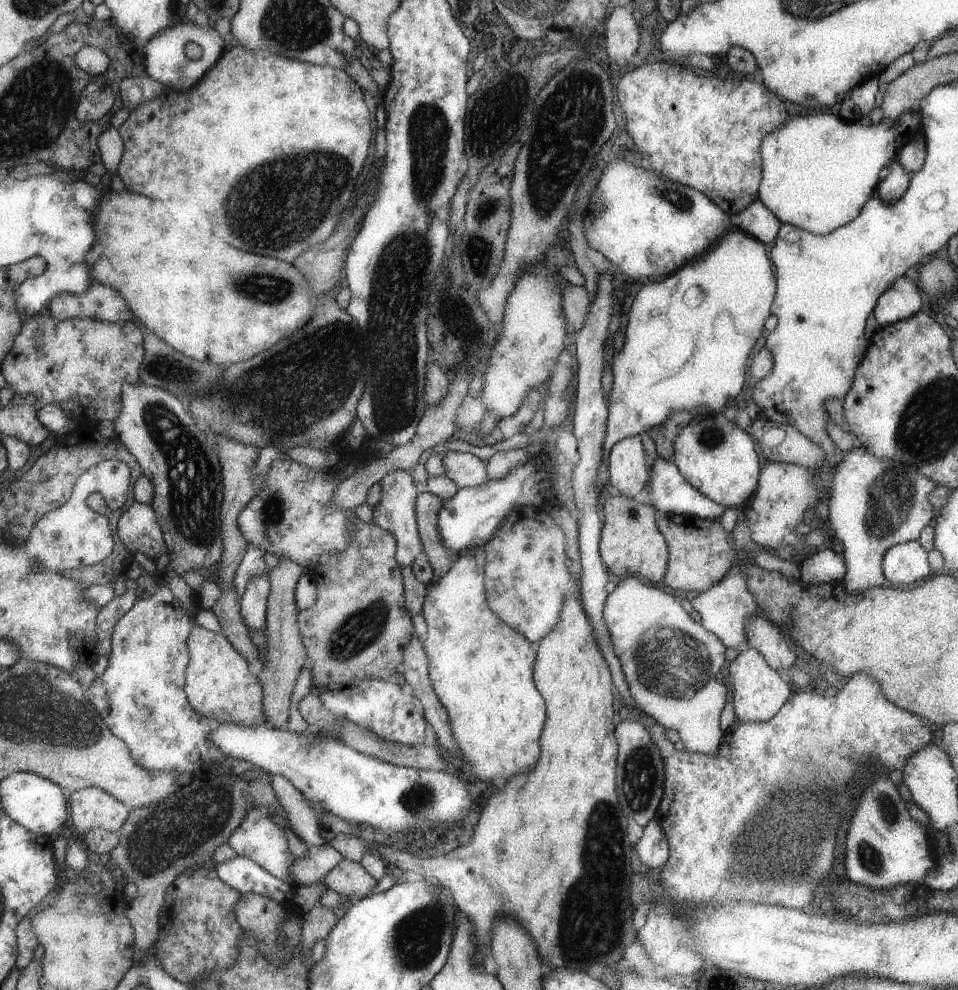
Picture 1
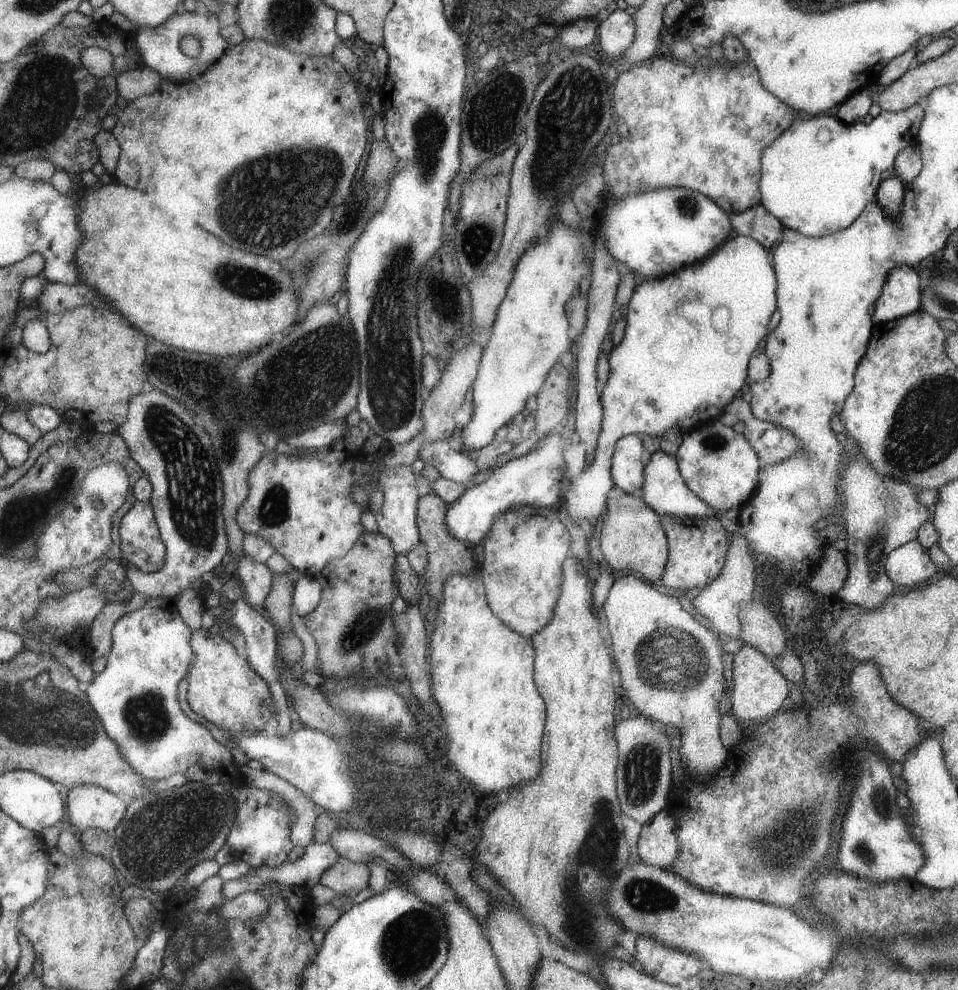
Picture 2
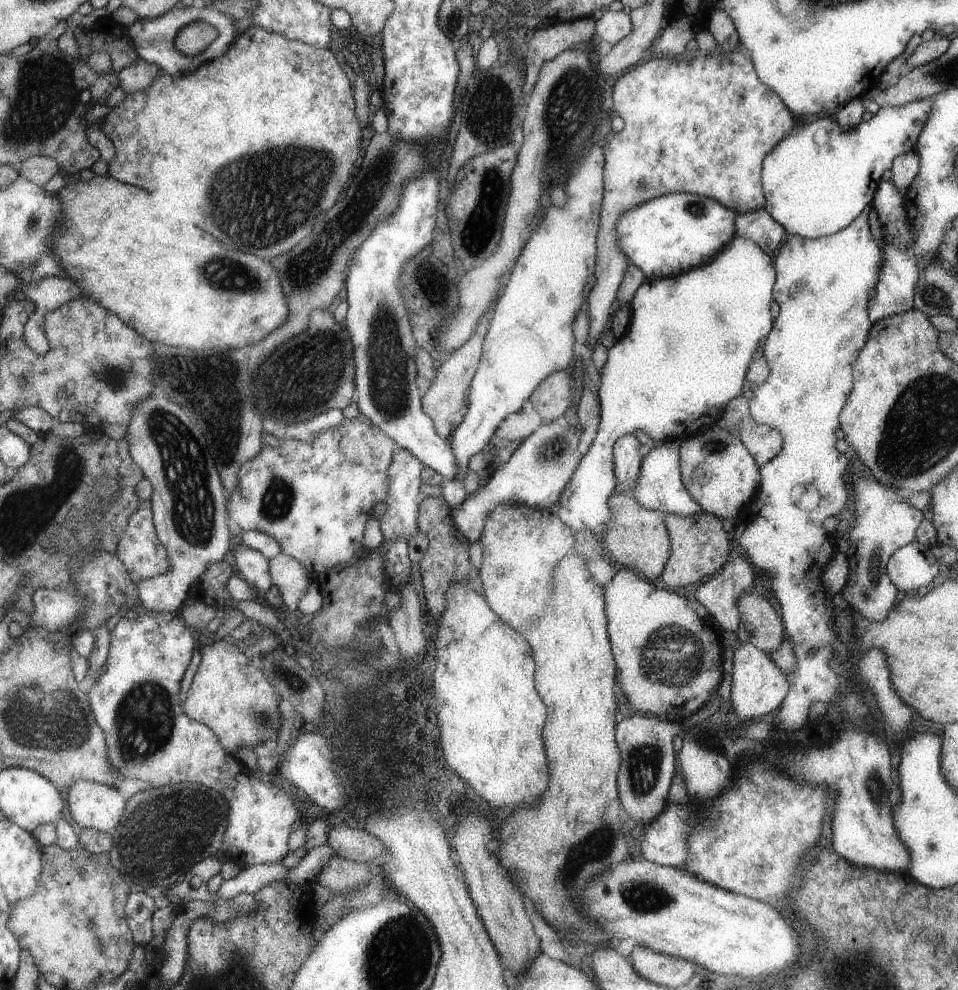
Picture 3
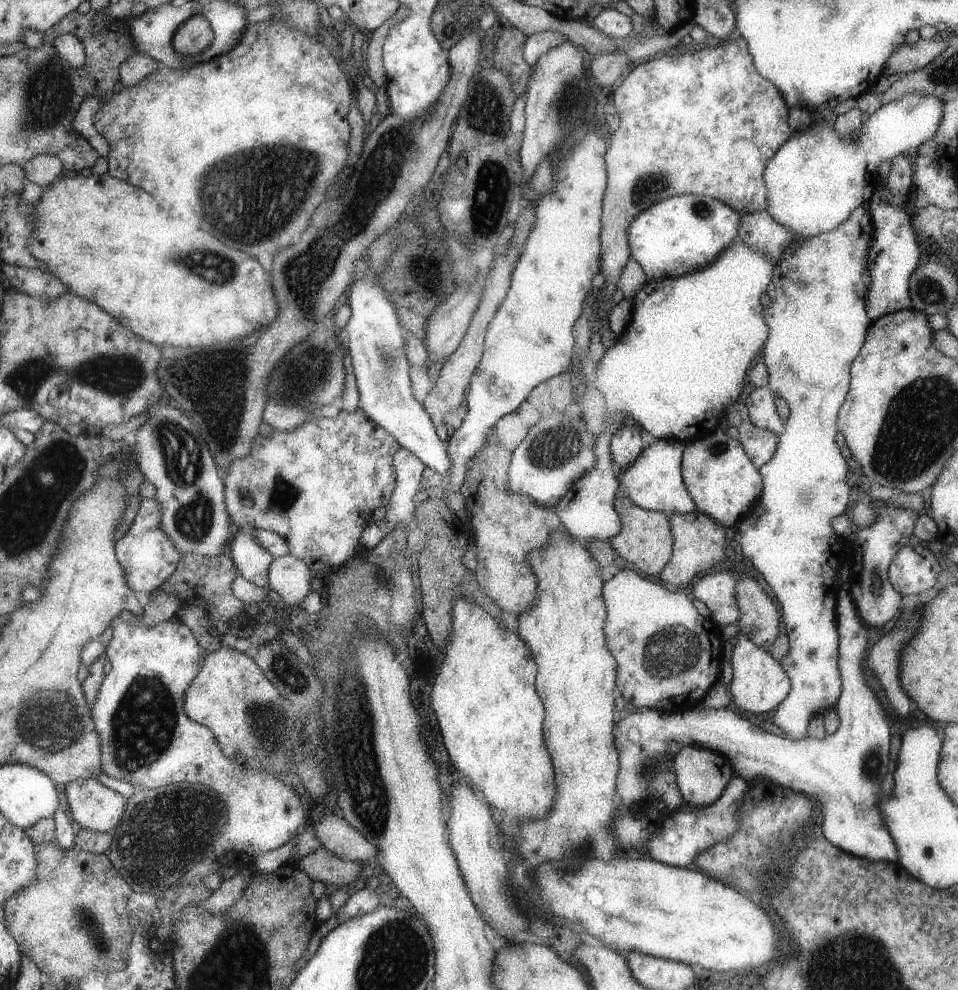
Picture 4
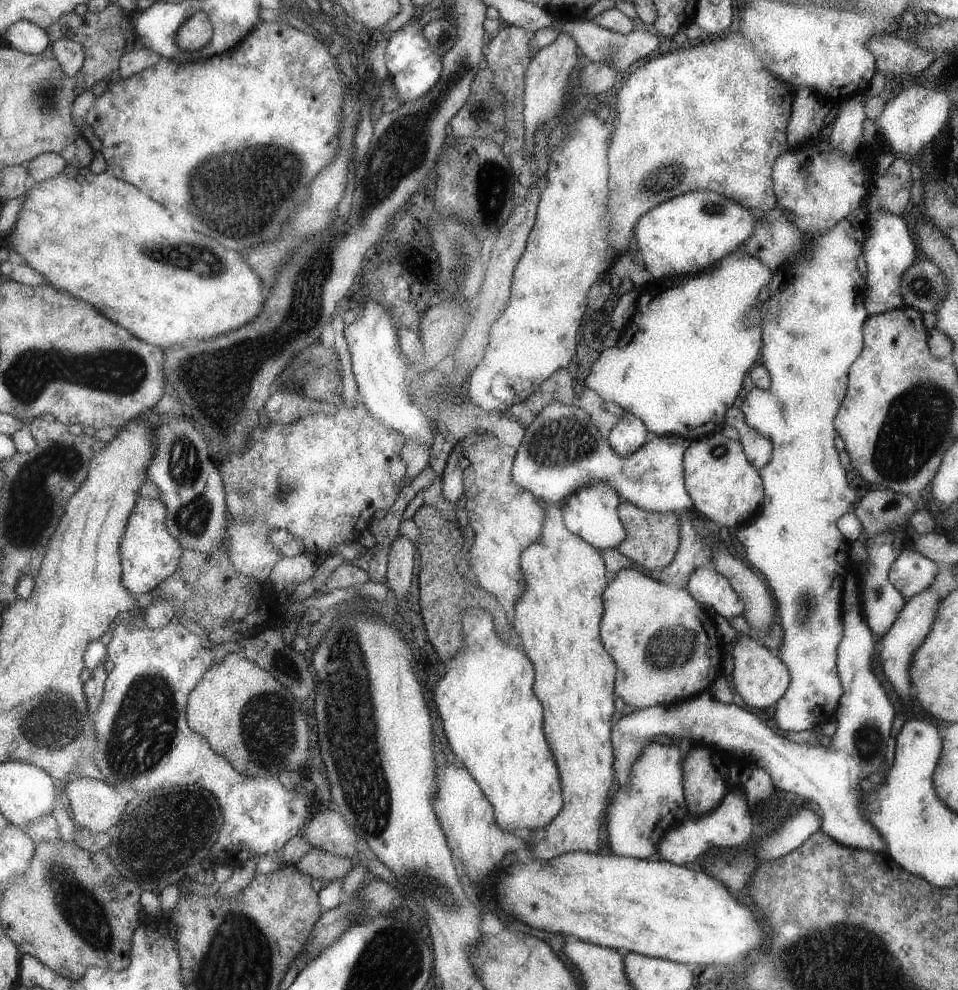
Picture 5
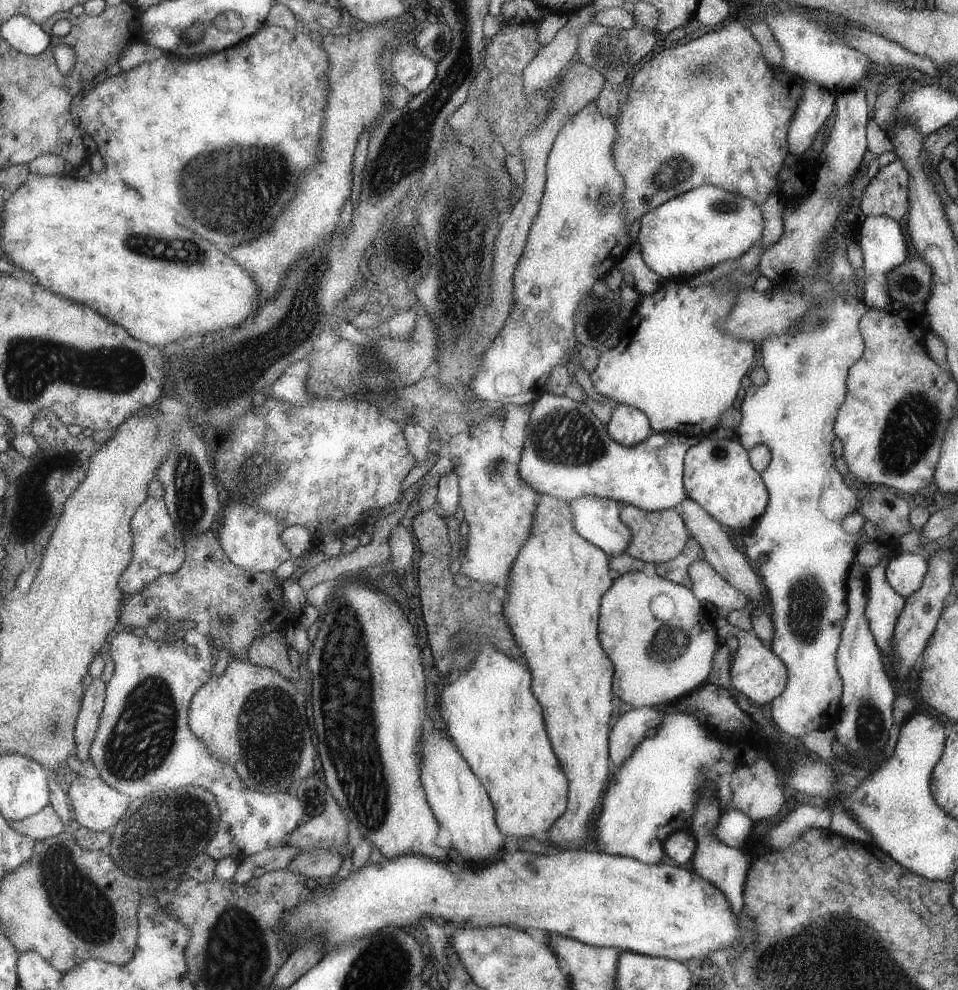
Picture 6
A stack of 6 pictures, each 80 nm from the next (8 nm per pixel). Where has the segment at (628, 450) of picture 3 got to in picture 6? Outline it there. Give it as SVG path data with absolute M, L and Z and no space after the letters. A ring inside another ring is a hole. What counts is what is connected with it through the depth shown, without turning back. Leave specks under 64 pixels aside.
M616 404L610 412L606 431L621 446L633 446L649 437L652 429L650 419L642 410L624 404Z

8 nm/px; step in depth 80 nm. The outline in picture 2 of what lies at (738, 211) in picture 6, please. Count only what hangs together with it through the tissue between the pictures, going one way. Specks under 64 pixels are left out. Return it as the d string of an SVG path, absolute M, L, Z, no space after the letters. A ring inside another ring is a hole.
M683 187L638 191L613 202L605 198L599 222L595 237L604 238L606 249L616 262L626 264L635 275L653 279L702 261L729 236L731 230L729 214L718 203Z

